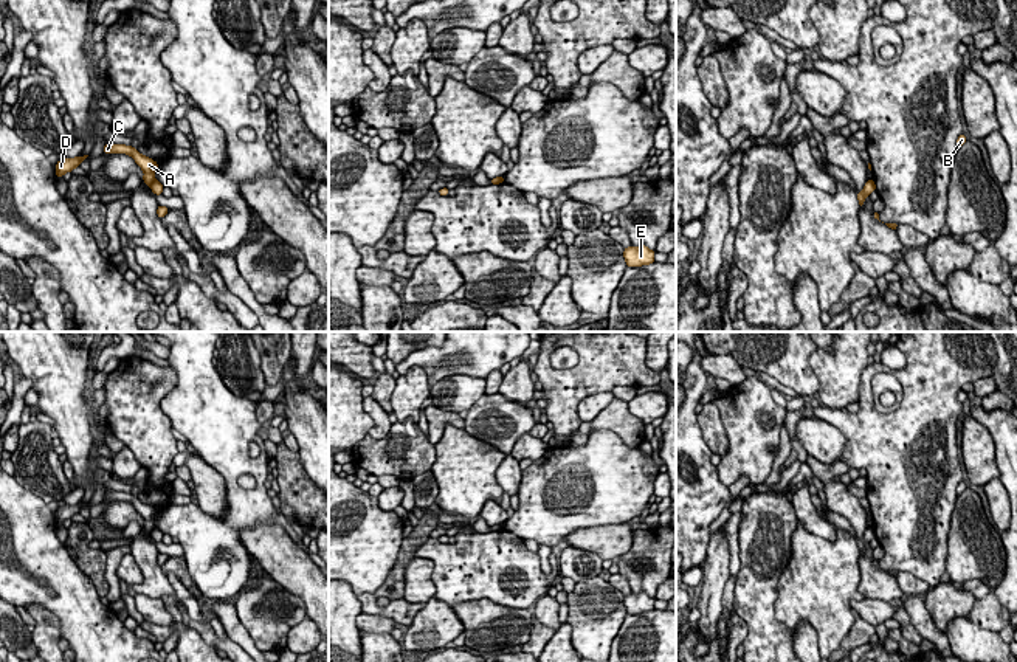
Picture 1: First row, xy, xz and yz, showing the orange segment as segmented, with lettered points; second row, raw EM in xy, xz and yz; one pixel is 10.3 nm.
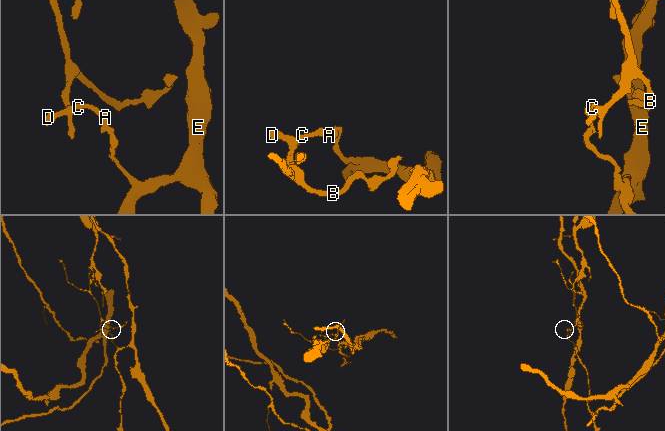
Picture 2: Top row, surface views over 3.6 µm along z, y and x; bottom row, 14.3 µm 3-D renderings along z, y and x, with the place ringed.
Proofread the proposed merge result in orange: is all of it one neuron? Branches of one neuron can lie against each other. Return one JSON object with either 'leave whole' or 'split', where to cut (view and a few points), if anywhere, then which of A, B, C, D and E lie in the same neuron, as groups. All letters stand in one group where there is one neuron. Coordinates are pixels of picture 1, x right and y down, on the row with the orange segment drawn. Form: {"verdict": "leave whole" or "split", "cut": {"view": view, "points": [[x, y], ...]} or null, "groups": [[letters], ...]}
{"verdict": "split", "cut": {"view": "xy", "points": [[155, 180], [151, 186]]}, "groups": [["A", "B", "C", "D"], ["E"]]}

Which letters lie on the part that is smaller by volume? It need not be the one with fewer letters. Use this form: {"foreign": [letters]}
{"foreign": ["A", "B", "C", "D"]}

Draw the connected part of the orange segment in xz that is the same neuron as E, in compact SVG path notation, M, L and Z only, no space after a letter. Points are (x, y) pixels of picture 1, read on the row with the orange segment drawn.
M631 245L625 248L623 251L623 257L628 267L640 267L640 265L654 264L654 254L656 251L651 251L645 245L640 245L640 247Z

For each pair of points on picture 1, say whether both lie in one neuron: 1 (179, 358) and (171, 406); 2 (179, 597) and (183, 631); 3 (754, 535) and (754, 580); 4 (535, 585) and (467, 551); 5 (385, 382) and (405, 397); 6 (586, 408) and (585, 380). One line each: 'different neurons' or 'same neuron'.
1: same neuron
2: same neuron
3: same neuron
4: same neuron
5: different neurons
6: different neurons

